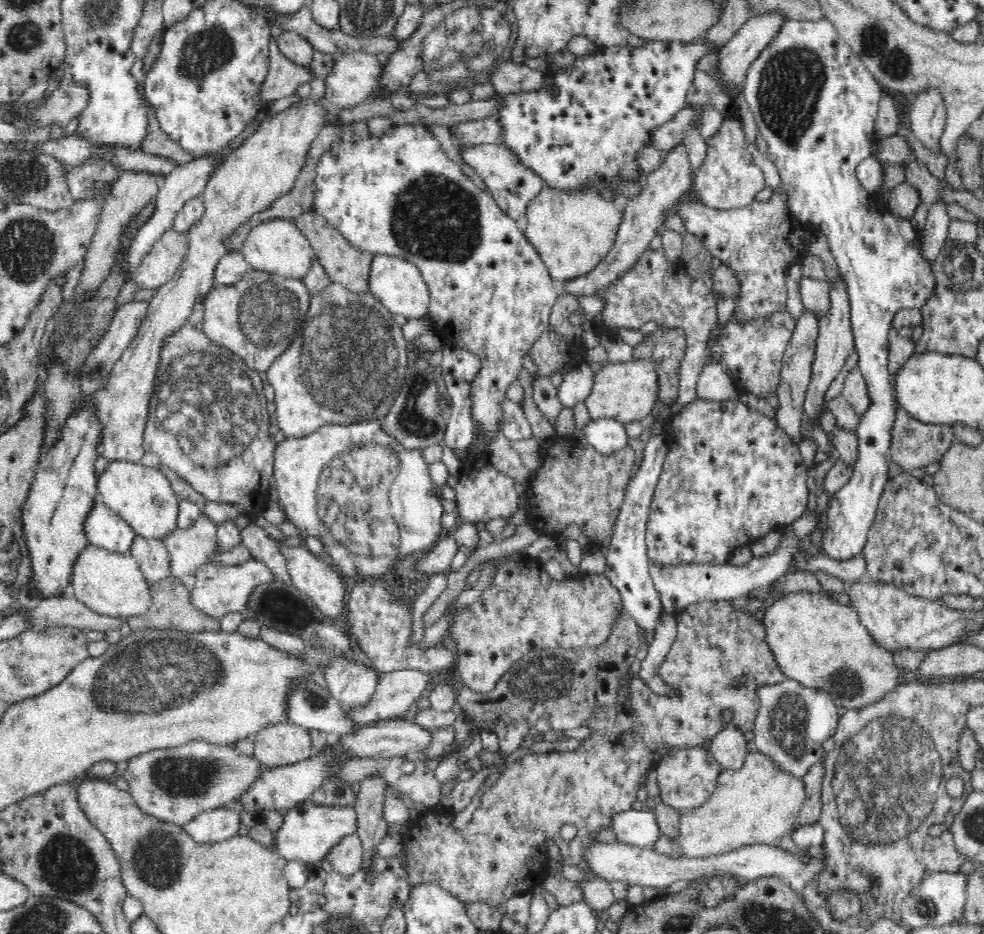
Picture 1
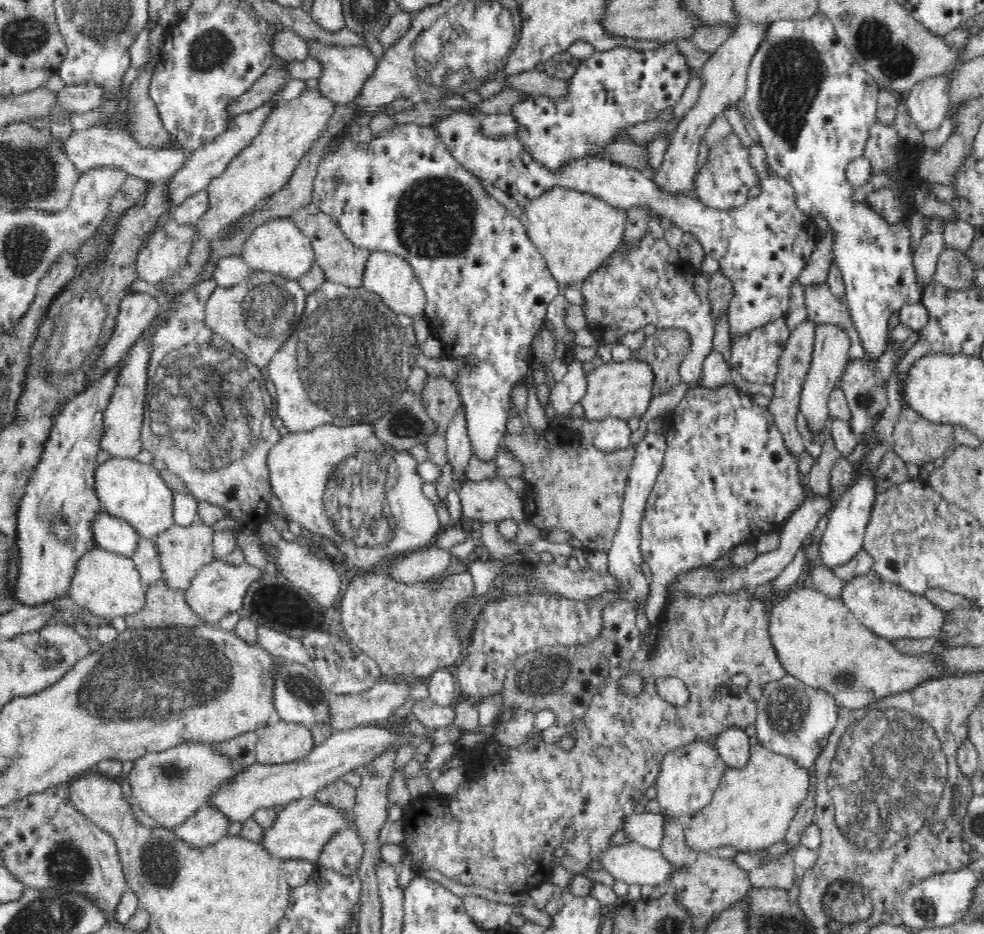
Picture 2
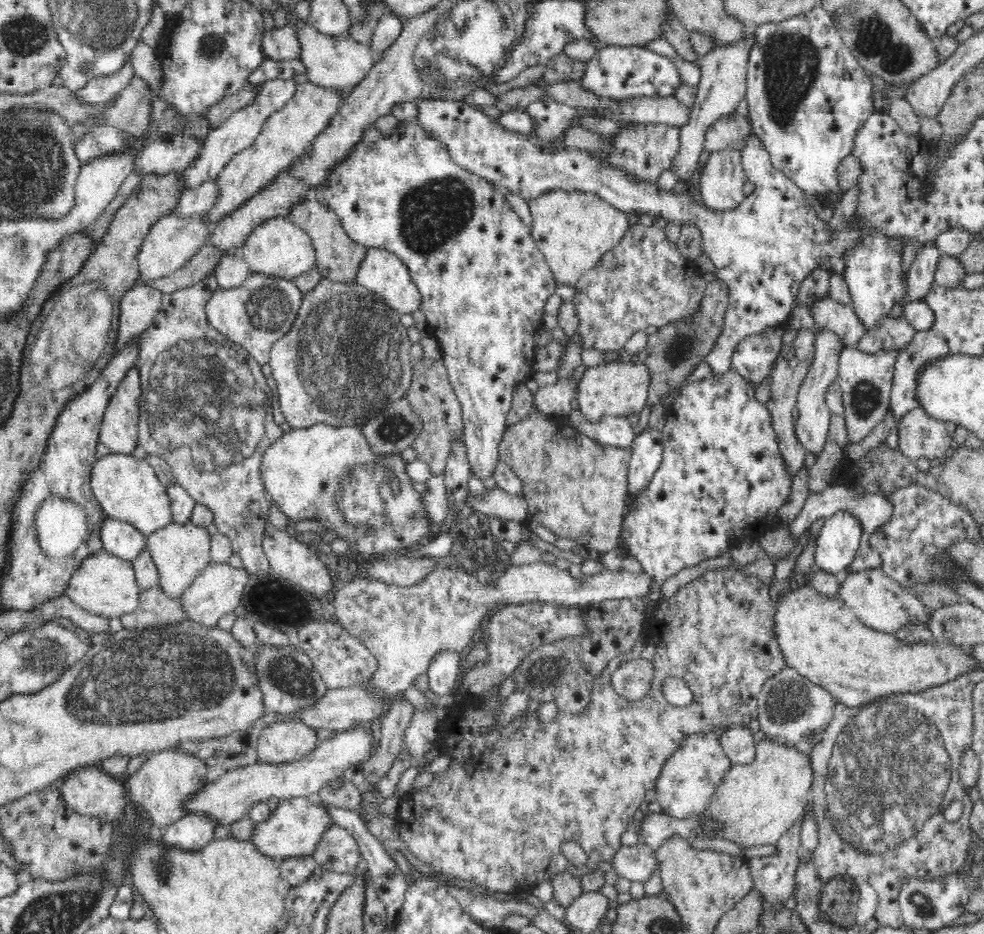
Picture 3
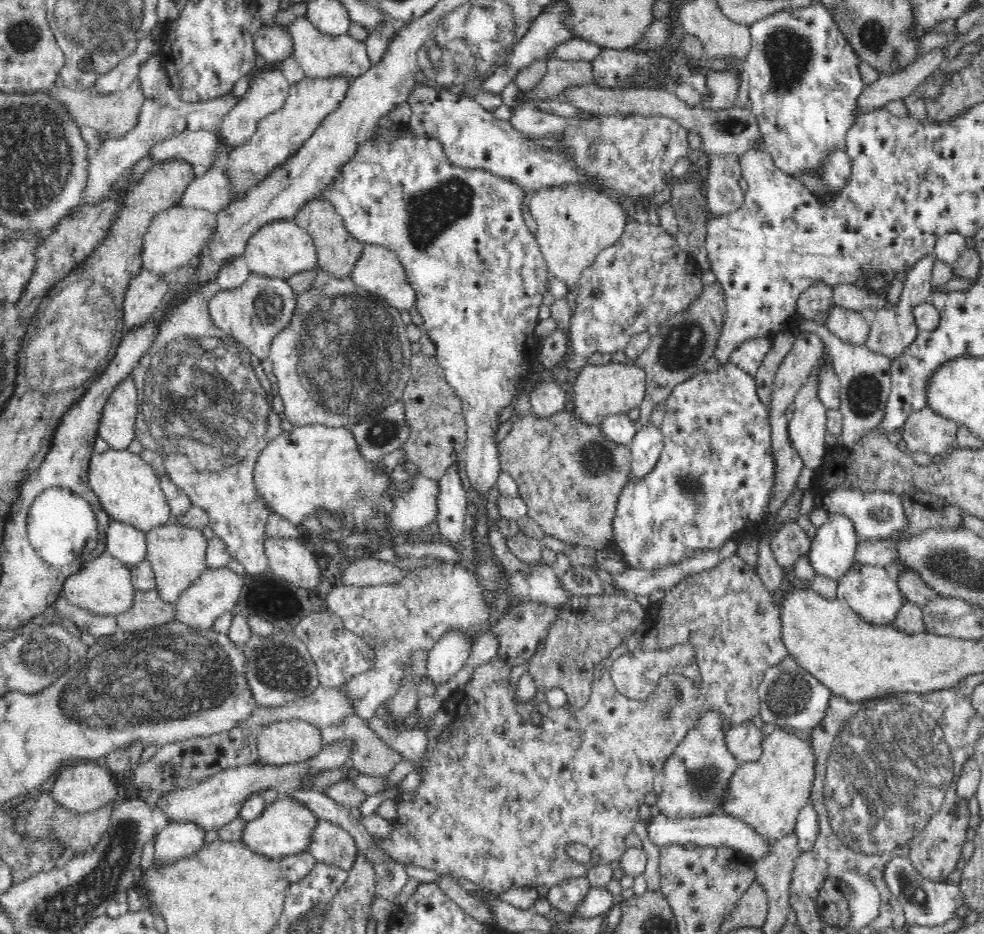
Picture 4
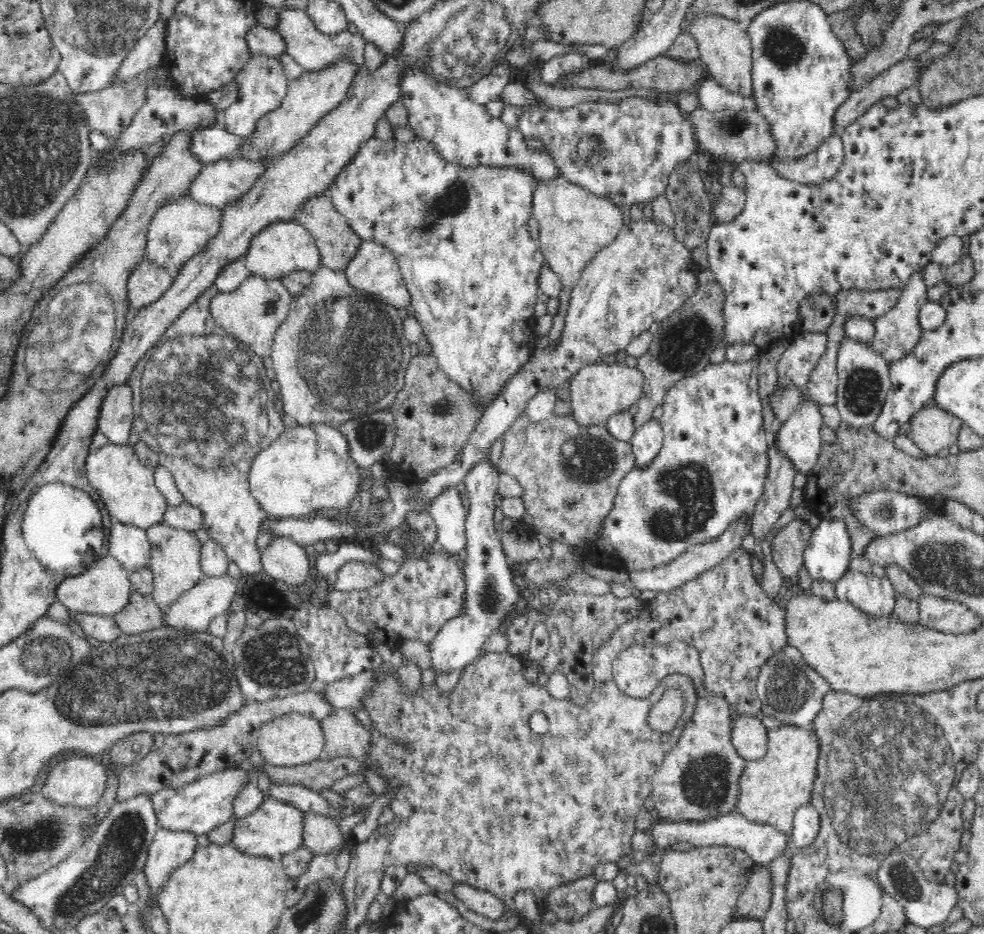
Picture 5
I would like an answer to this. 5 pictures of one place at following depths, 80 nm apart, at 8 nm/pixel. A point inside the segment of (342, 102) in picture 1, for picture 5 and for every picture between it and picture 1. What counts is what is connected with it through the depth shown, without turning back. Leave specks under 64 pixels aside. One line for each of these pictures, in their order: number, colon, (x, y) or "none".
2: (345, 68)
3: (340, 62)
4: (319, 55)
5: (311, 49)

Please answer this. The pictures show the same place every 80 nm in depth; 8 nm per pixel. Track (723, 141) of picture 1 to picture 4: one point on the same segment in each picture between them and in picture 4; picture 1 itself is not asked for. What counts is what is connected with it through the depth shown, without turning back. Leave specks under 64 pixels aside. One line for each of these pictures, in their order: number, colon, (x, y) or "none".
2: (723, 183)
3: (721, 182)
4: (723, 194)

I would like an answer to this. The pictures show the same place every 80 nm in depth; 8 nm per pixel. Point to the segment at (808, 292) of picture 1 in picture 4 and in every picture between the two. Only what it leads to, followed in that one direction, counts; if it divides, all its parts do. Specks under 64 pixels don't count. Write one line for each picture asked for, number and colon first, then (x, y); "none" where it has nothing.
2: (823, 308)
3: (843, 321)
4: (849, 326)

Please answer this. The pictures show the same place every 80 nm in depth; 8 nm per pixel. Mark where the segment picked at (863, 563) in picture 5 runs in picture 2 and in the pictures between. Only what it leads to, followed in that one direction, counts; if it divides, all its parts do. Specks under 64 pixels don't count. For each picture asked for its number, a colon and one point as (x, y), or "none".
2: (884, 607)
3: (877, 600)
4: (870, 590)

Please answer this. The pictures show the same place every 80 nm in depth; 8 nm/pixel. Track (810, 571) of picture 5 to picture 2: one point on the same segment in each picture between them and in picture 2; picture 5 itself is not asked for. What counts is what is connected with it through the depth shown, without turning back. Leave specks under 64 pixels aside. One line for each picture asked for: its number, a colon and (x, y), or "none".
2: (844, 535)
3: (839, 539)
4: (832, 552)

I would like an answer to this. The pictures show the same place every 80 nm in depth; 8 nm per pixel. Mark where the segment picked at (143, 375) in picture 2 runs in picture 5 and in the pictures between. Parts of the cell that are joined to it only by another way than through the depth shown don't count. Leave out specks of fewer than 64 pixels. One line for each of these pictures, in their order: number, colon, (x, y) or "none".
3: (118, 431)
4: (117, 422)
5: (115, 421)

